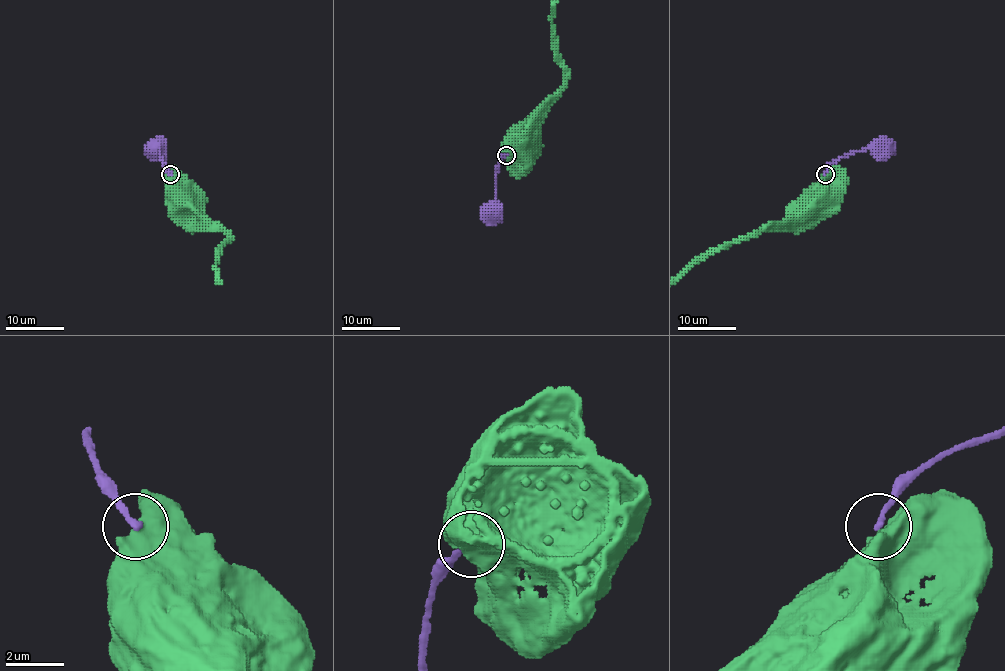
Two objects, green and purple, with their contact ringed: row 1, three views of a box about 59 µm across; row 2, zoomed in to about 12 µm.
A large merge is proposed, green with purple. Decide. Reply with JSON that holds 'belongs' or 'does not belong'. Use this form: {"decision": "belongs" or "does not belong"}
{"decision": "does not belong"}

